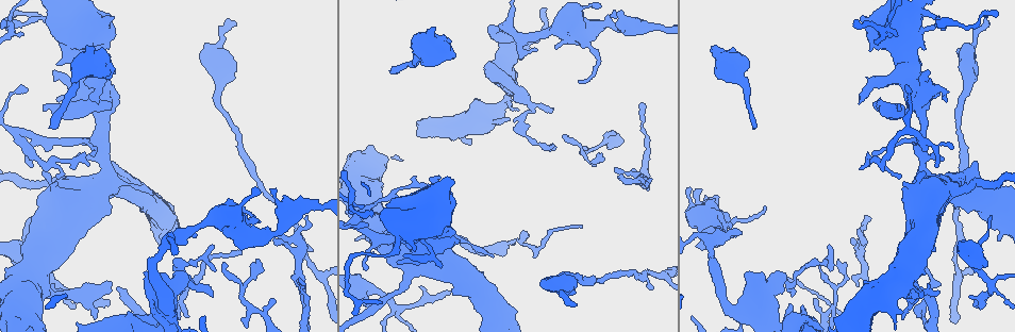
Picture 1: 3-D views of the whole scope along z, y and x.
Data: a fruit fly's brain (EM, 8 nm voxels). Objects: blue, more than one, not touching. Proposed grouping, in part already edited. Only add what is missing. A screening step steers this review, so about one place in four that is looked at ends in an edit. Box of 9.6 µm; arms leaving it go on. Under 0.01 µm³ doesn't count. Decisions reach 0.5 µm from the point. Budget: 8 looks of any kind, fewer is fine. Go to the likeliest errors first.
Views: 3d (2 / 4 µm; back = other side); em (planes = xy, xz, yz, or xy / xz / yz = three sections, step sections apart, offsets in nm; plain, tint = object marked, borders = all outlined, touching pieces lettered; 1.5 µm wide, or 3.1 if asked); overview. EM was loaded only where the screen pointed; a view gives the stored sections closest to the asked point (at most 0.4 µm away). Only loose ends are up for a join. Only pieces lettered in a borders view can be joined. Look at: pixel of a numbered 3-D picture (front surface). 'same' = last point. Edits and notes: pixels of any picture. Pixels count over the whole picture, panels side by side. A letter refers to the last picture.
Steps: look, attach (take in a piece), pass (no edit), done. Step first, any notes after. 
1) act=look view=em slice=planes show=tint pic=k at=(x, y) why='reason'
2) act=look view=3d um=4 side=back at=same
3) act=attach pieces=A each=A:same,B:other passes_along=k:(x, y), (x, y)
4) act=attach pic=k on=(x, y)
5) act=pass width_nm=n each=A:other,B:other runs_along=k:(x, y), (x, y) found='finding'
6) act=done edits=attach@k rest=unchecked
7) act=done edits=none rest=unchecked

act=look view=em slice=yz step=8 show=borders pic=1 at=(234, 25) why='branch stops here'

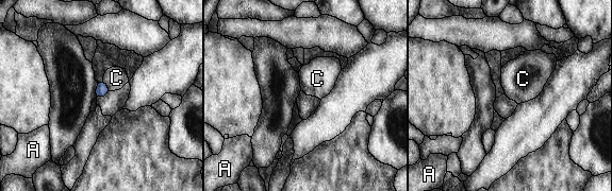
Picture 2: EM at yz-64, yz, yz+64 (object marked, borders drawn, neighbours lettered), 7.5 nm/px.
act=look view=em slice=planes show=borders at=same why='cut it another way'

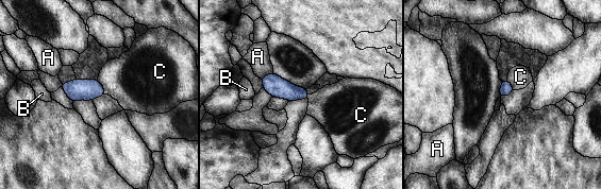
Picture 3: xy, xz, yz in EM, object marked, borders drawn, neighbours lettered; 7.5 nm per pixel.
act=pass each=A:other,B:other,C:other border=3:(98, 79), (105, 93) found='no lettered piece goes on from it'

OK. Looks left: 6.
act=look view=3d um=4 pic=1 at=(974, 303) why='an open end'

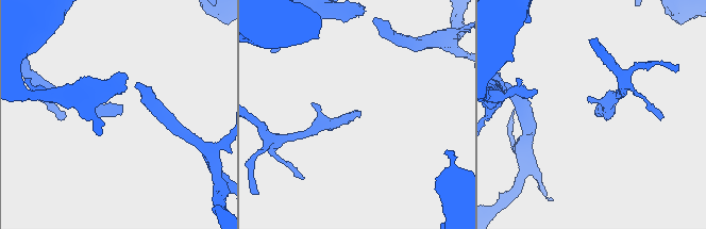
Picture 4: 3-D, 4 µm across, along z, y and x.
act=look view=em slice=planes show=plain pic=4 at=(120, 106) why='need the tissue'

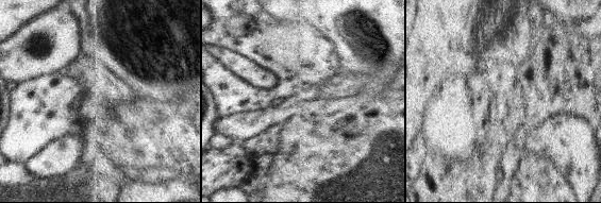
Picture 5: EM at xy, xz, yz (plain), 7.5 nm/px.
act=look view=em slice=planes show=borders at=same why='what lies round it'

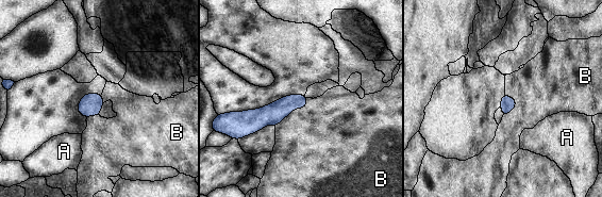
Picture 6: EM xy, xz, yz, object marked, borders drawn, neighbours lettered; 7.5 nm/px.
act=pass each=A:other,B:other runs_along=6:(304, 98), (268, 115), (239, 114) found='none of them fits'

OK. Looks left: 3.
act=look view=3d um=2 side=back pic=1 at=(733, 236)

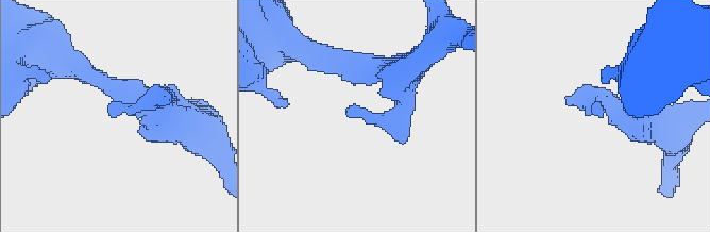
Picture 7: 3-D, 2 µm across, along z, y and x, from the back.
act=look view=em slice=xz step=8 show=tint pic=7 at=(593, 111)

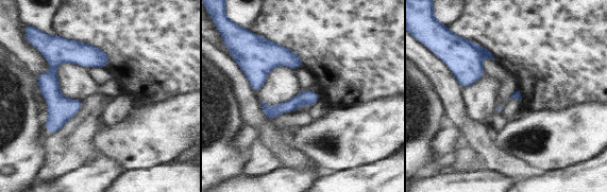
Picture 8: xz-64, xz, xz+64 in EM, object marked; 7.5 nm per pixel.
act=look view=em slice=xz step=8 show=borders at=same

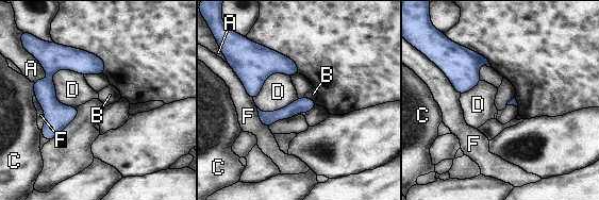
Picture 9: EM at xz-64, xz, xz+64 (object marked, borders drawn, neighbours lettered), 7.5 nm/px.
act=pass each=A:other,B:other,C:other,D:other,F:other border=9:(60, 68), (55, 98), (76, 106) found='no lettered piece goes on from it'

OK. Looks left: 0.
act=done edits=none rest=unchecked

